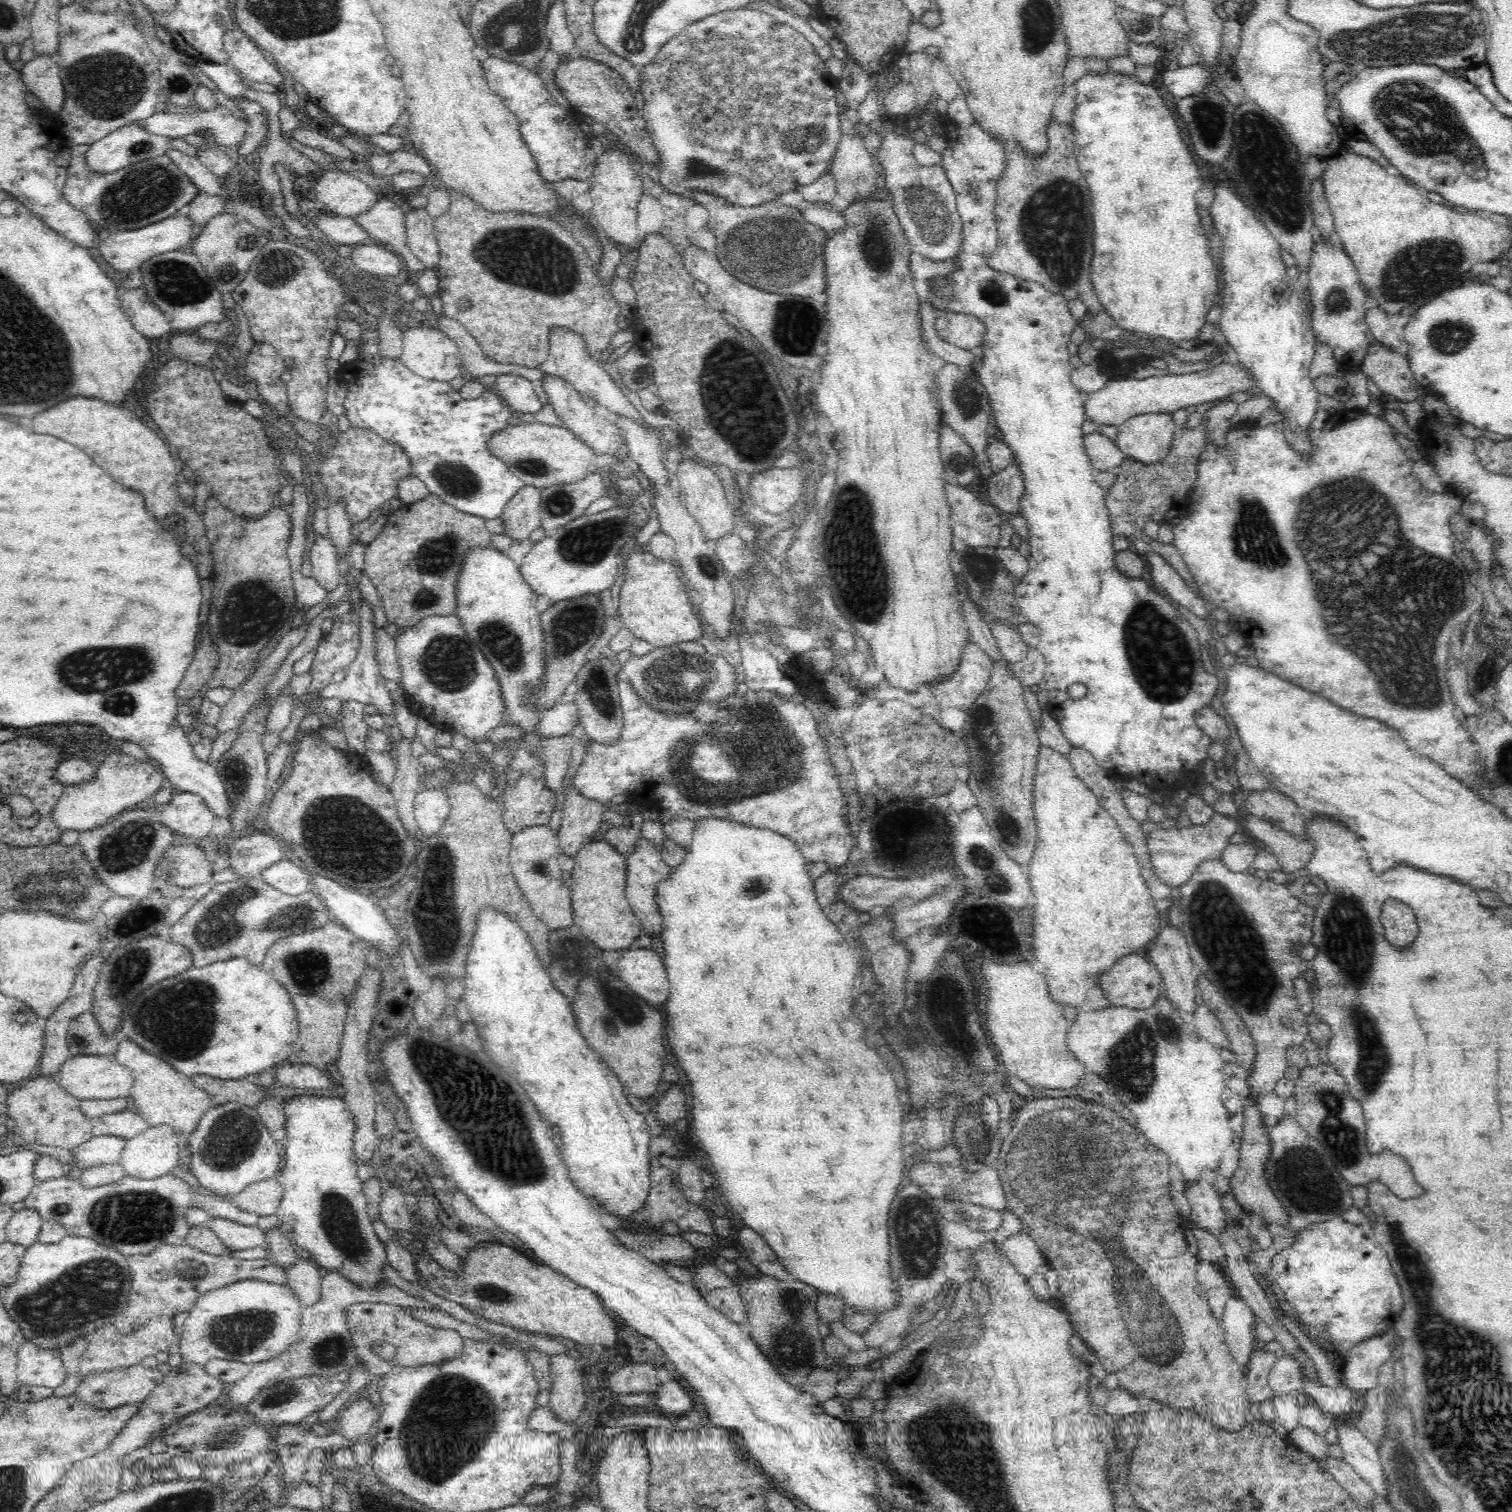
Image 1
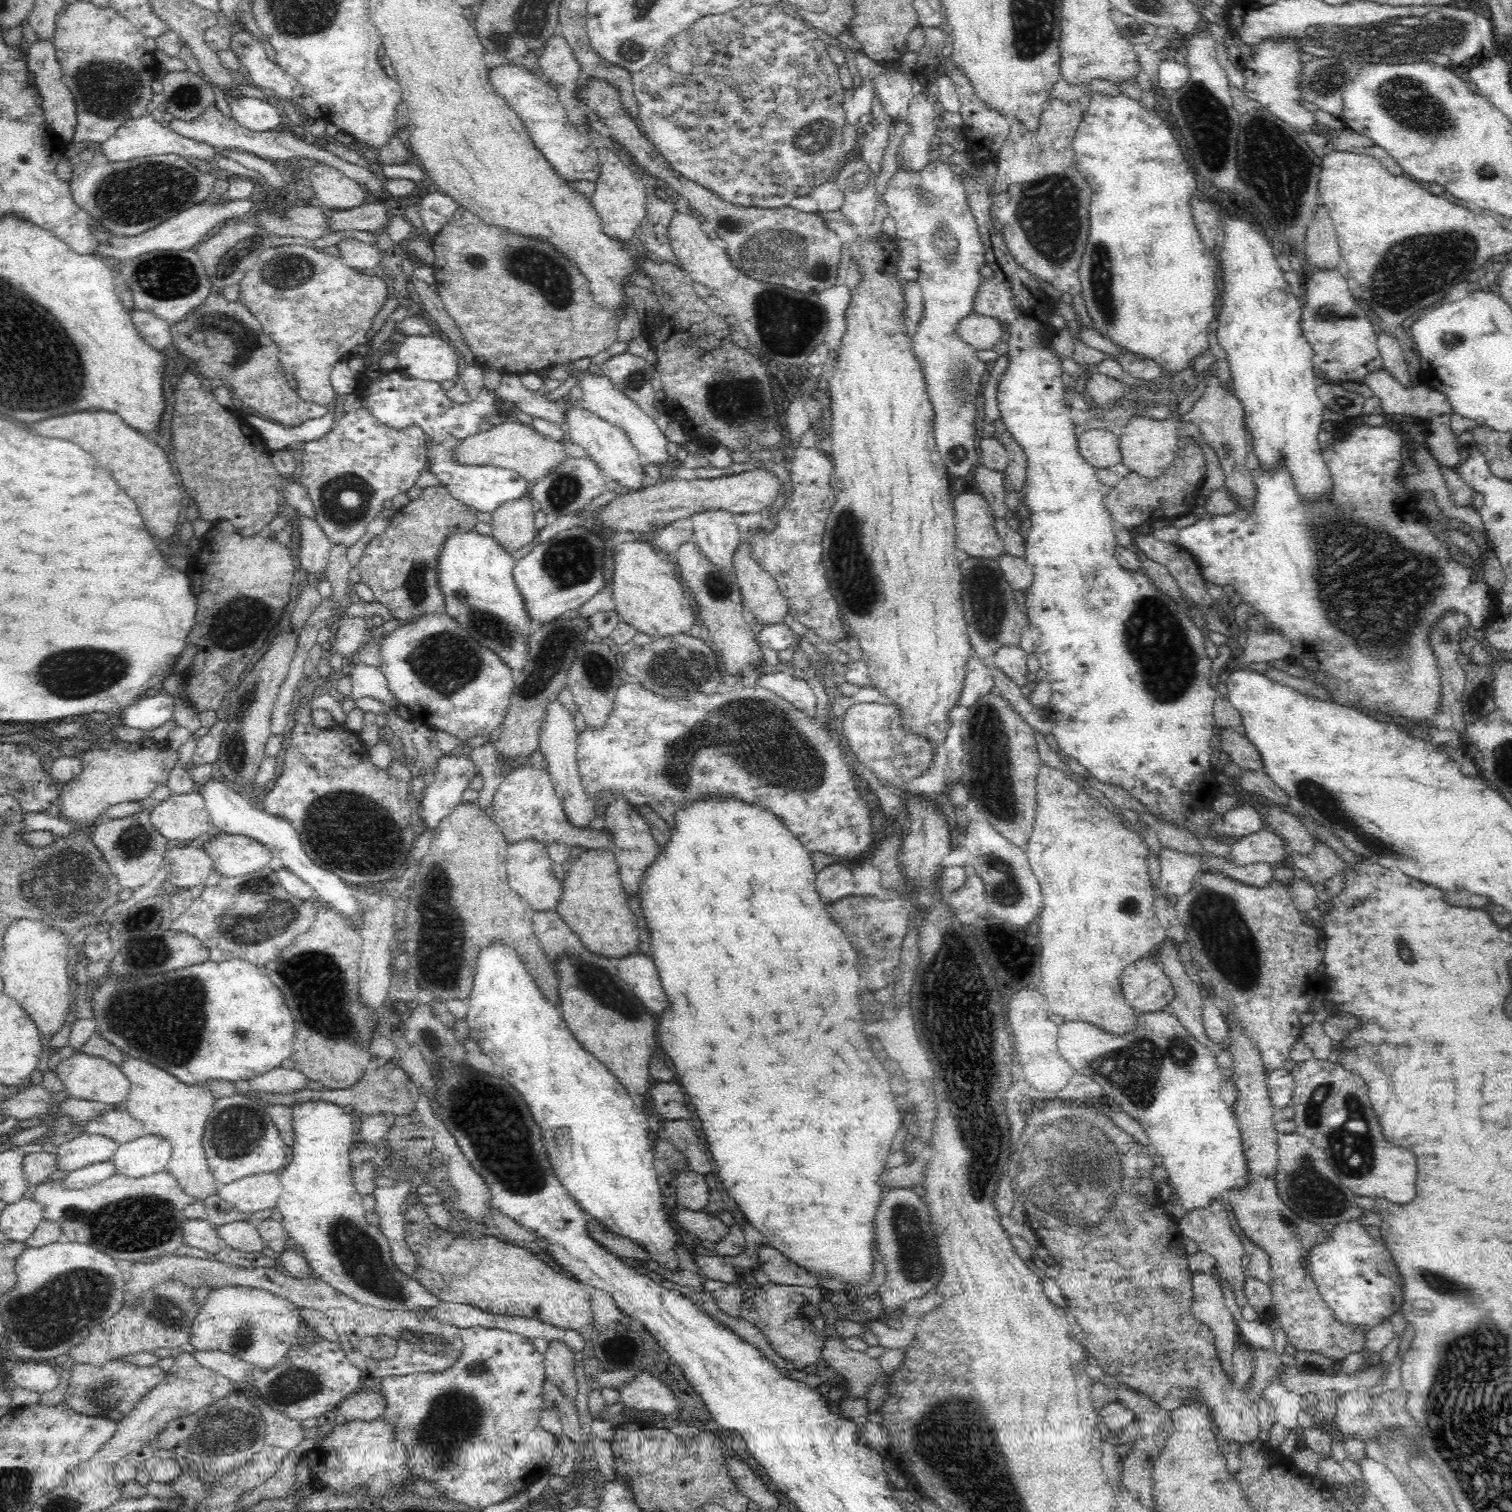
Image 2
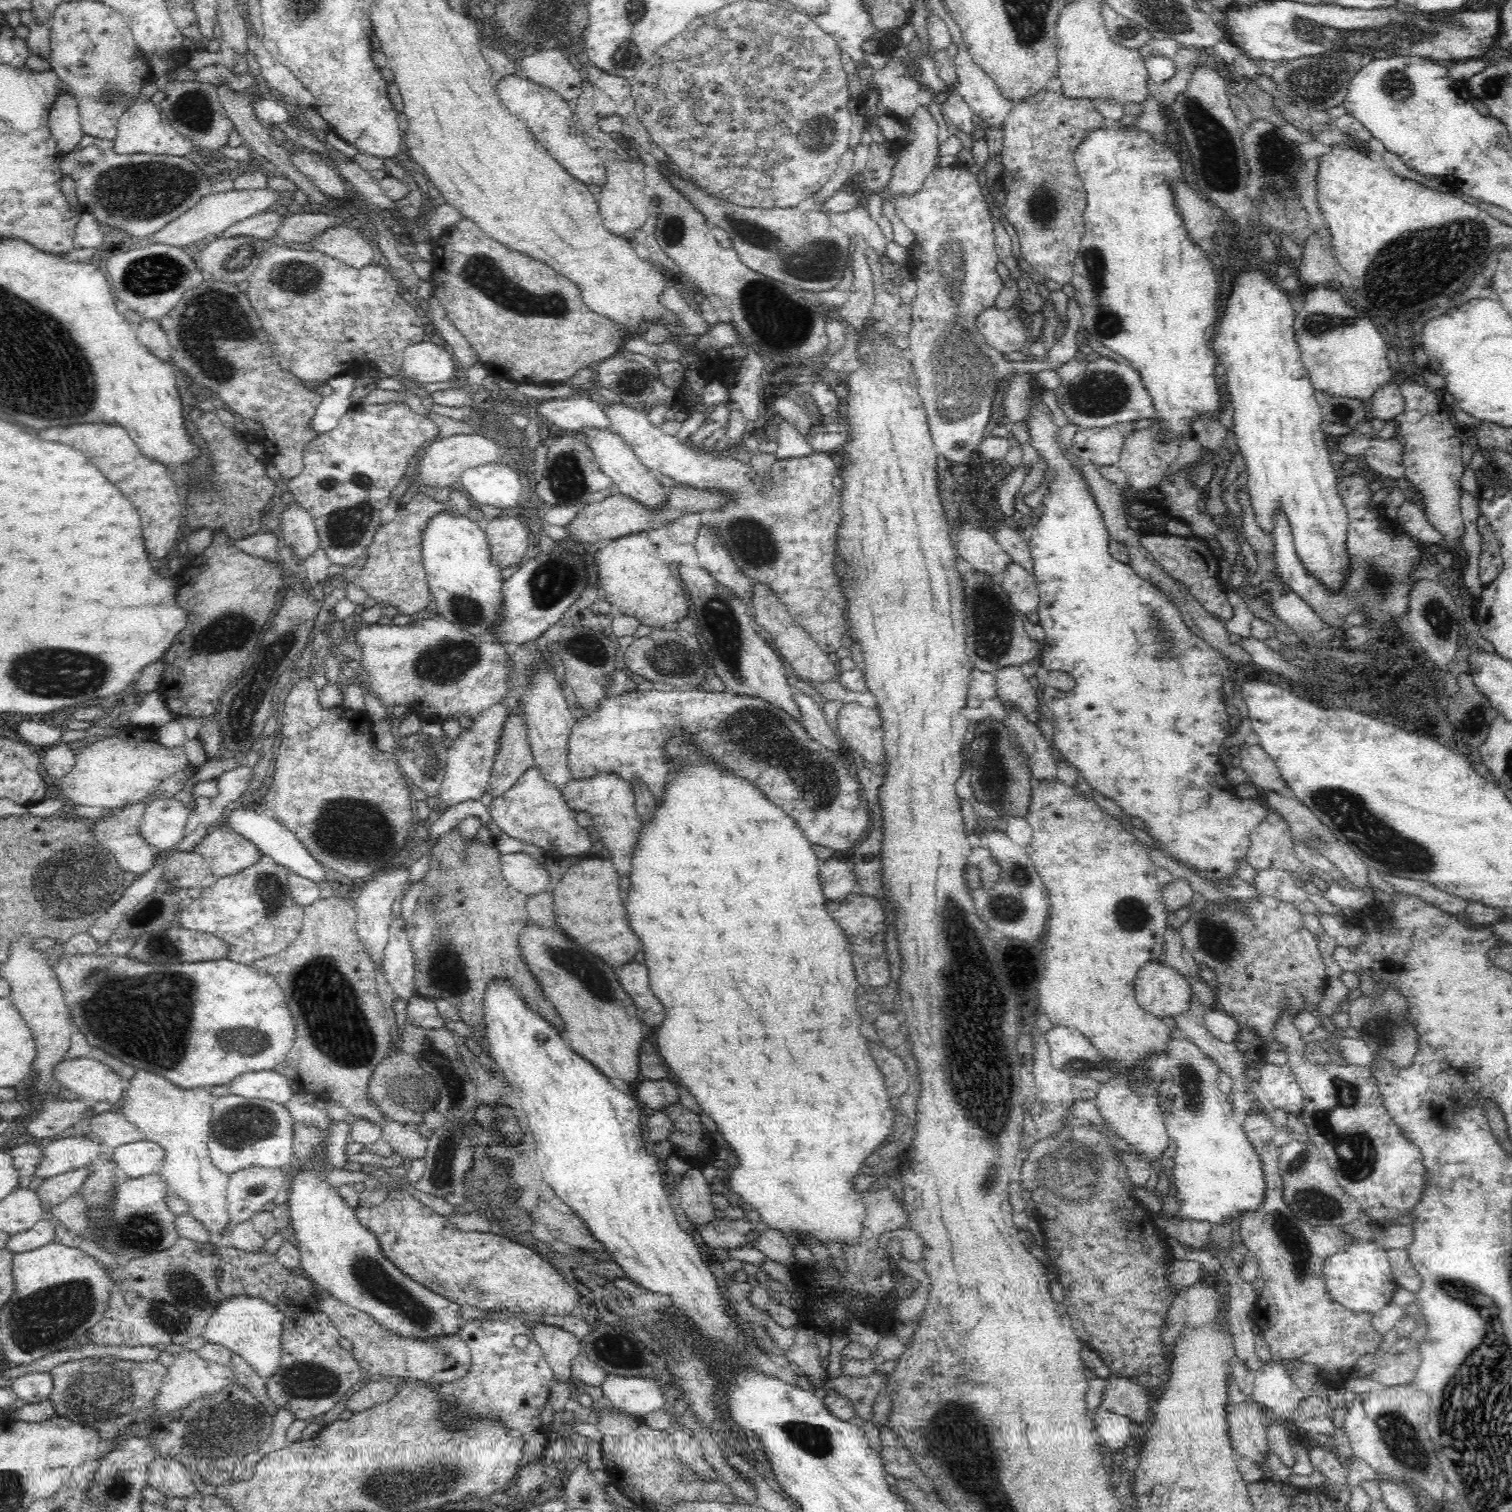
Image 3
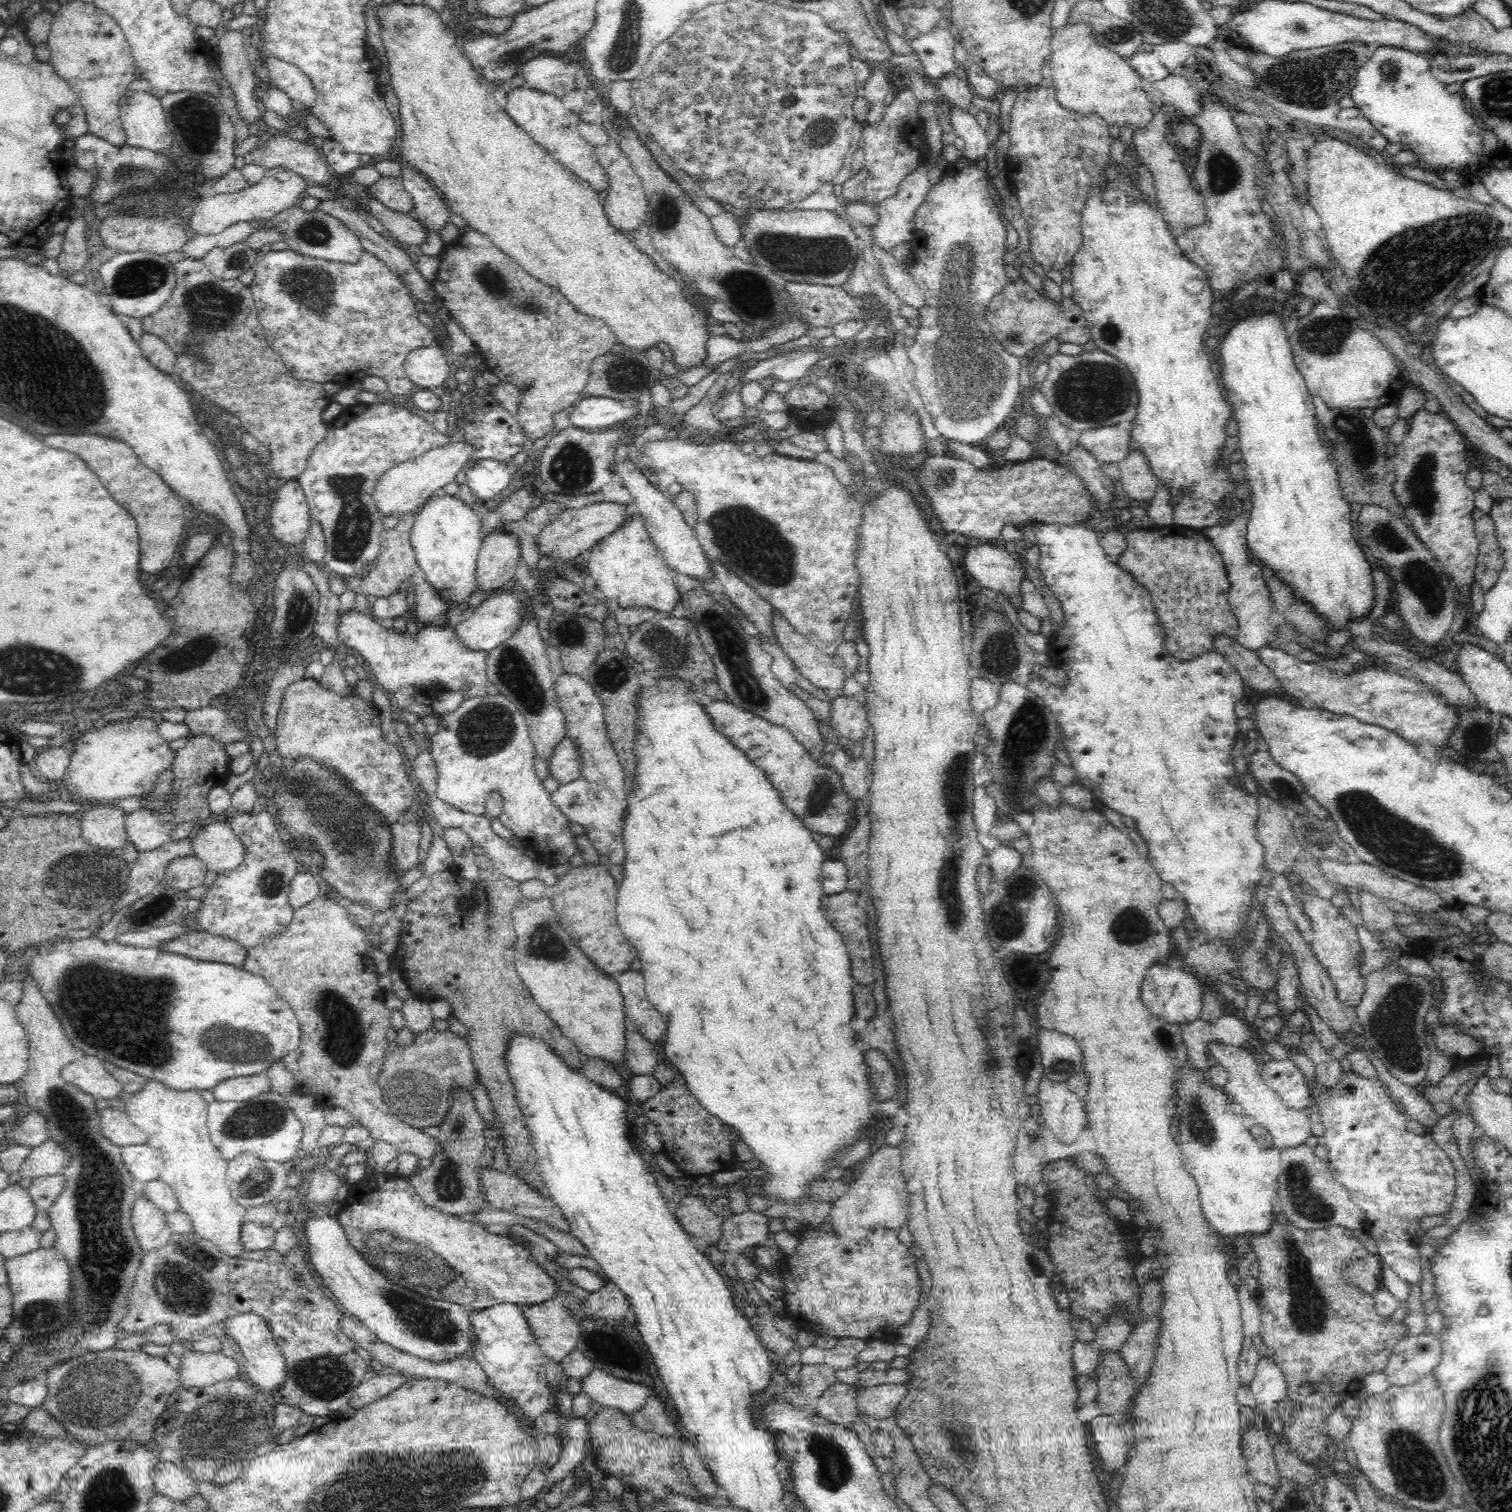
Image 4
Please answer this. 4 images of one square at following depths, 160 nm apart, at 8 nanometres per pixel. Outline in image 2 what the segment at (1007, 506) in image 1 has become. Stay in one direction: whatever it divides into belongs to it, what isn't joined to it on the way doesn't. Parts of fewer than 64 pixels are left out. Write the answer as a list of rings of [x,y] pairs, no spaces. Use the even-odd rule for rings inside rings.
[[[1008,431],[994,435],[994,438],[997,438],[1000,445],[1006,449],[1008,456],[1006,468],[1002,472],[1004,473],[1004,484],[1002,484],[1002,487],[1005,489],[1004,494],[1014,491],[1017,495],[1022,490],[1025,490],[1026,454]]]

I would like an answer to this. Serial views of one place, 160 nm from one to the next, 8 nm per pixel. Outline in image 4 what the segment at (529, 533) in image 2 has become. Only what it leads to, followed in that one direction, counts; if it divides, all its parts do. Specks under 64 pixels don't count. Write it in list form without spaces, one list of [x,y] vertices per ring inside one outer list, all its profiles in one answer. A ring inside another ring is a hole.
[[[504,529],[494,530],[483,537],[481,549],[477,556],[477,583],[483,593],[496,590],[500,586],[511,584],[513,576],[516,574],[518,565],[523,564],[520,540],[510,531]]]

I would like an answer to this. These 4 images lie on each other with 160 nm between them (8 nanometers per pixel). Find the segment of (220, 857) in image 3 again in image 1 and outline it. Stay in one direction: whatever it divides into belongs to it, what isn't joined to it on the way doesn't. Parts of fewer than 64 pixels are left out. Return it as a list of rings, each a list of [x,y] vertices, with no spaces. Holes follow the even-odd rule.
[[[253,830],[238,844],[231,845],[229,868],[240,878],[257,878],[262,870],[284,858],[277,837]]]

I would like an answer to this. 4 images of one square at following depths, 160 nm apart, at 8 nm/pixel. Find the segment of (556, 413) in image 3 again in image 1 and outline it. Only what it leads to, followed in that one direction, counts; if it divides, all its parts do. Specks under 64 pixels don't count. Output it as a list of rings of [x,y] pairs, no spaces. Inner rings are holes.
[[[500,374],[492,387],[512,411],[518,415],[538,412],[542,404],[536,396],[535,382],[517,374]]]

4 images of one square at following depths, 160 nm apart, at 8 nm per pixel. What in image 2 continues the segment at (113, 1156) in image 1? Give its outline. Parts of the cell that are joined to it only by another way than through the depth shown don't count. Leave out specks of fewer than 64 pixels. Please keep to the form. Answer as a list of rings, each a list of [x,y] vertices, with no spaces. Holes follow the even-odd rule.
[[[82,1132],[58,1147],[58,1168],[72,1172],[88,1165],[112,1161],[118,1145],[108,1137]]]

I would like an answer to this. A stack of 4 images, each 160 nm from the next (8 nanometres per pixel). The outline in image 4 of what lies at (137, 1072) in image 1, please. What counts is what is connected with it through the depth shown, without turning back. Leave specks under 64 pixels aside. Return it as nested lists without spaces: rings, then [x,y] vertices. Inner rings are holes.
[[[147,1080],[140,1090],[123,1096],[121,1109],[147,1136],[147,1145],[160,1150],[163,1169],[159,1179],[176,1194],[181,1212],[190,1218],[194,1232],[214,1243],[225,1258],[238,1257],[243,1252],[240,1231],[247,1210],[233,1200],[226,1180],[229,1162],[211,1143],[207,1129],[208,1102],[198,1090],[182,1092],[157,1080]]]

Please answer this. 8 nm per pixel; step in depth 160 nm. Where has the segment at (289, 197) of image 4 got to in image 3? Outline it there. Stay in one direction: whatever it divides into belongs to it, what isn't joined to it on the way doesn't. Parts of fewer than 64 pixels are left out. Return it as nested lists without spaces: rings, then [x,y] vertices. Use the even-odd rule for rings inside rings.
[[[250,189],[250,190],[234,190],[221,193],[210,193],[208,196],[200,199],[200,202],[187,210],[179,218],[173,222],[166,224],[161,230],[152,234],[148,238],[139,241],[139,245],[151,244],[166,244],[184,249],[187,245],[197,244],[208,235],[219,235],[224,233],[230,226],[241,222],[241,220],[248,219],[250,216],[268,210],[270,206],[274,205],[276,200],[280,198],[277,191],[268,189]]]

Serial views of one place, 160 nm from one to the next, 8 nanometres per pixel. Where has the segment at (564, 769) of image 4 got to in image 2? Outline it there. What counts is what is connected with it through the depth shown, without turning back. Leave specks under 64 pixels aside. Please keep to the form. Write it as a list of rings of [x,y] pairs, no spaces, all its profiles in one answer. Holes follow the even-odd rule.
[[[628,683],[620,685],[616,691],[614,712],[608,718],[608,724],[602,730],[586,729],[578,736],[577,764],[581,783],[586,794],[592,798],[604,798],[606,795],[614,797],[624,797],[634,807],[646,805],[656,814],[660,815],[671,828],[675,827],[675,814],[690,803],[698,799],[708,797],[736,798],[740,802],[748,802],[752,806],[762,806],[762,809],[772,812],[782,820],[784,826],[790,828],[794,836],[798,836],[798,841],[806,852],[824,853],[838,860],[854,858],[864,852],[872,841],[872,823],[870,822],[870,810],[866,801],[860,797],[859,791],[854,786],[852,774],[845,764],[840,743],[835,735],[820,725],[815,719],[790,705],[790,702],[774,694],[771,690],[759,687],[744,687],[739,691],[732,691],[730,694],[717,694],[706,696],[704,694],[694,694],[688,697],[663,698],[644,689],[640,683]]]

